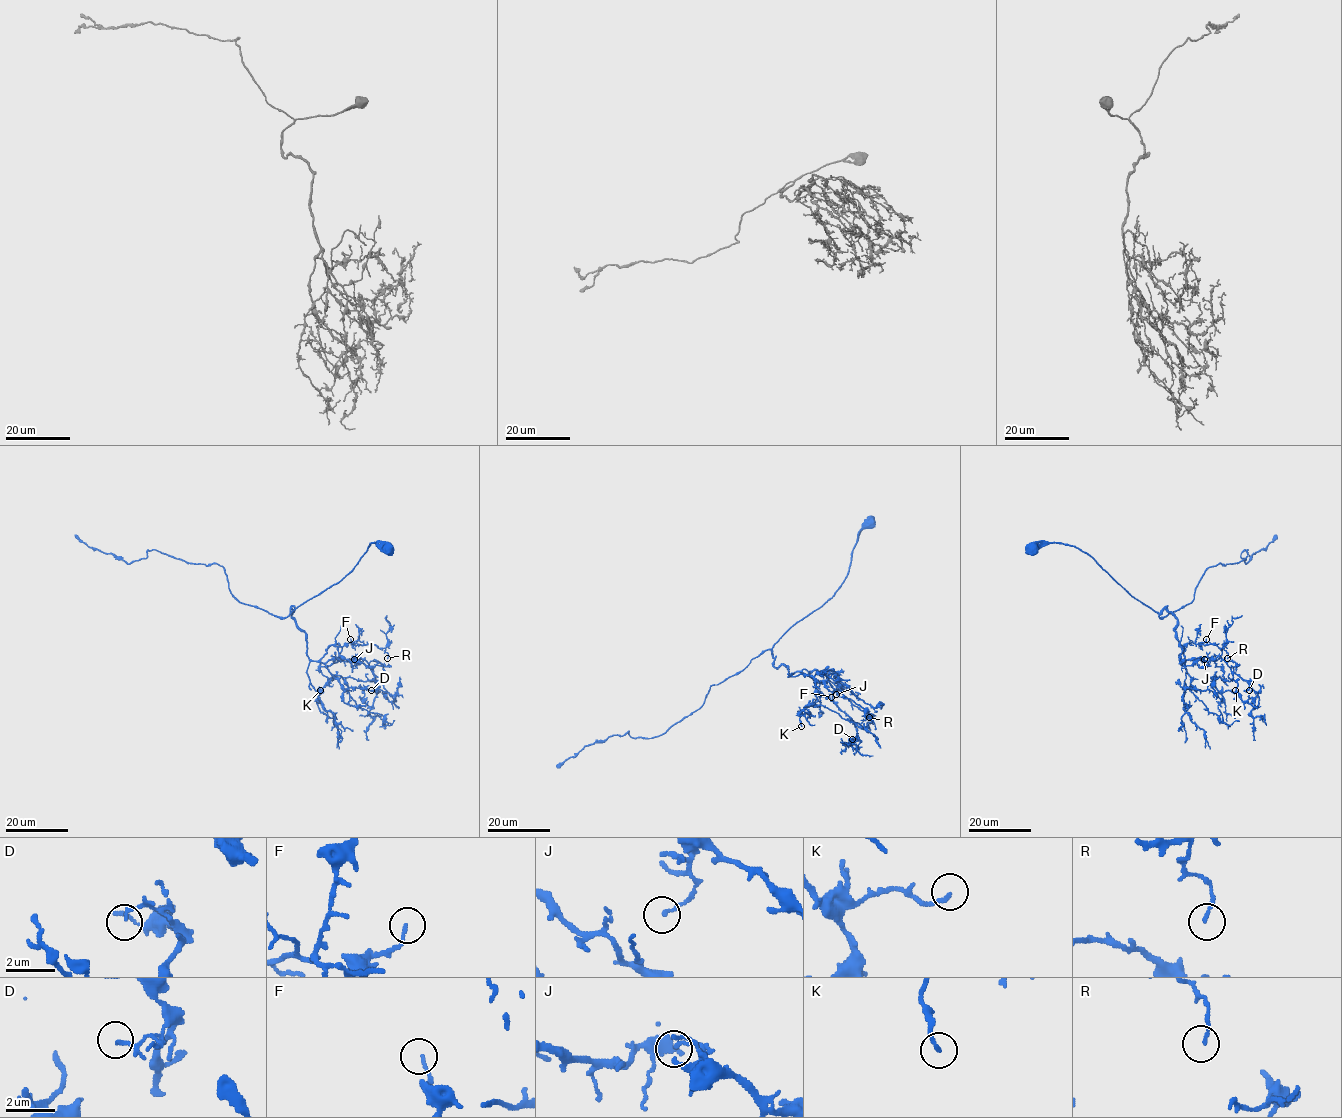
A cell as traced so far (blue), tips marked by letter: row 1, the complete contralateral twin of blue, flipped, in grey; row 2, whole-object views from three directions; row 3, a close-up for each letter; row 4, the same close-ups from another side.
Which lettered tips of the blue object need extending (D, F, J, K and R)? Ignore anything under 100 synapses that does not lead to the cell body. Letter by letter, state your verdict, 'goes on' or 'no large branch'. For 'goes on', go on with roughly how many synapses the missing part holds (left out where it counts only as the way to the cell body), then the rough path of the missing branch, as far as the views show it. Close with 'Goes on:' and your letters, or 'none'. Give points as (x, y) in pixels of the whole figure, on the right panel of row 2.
D: no large branch
F: no large branch
J: no large branch
K: no large branch
R: no large branch
Goes on: none

